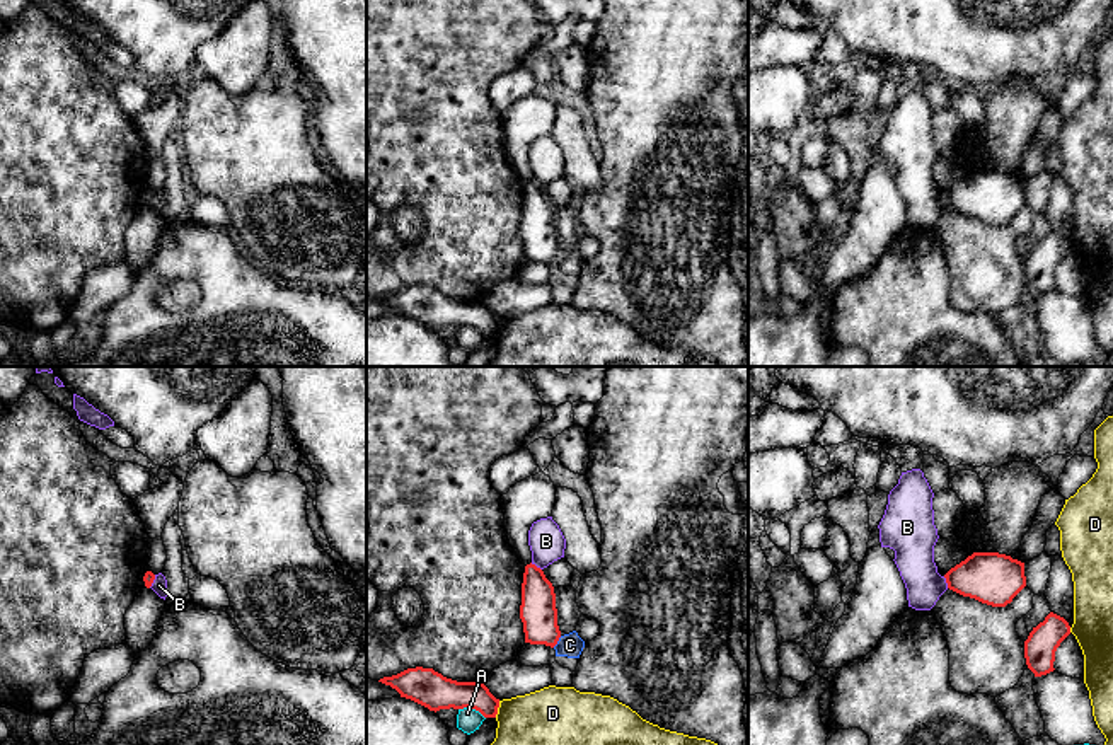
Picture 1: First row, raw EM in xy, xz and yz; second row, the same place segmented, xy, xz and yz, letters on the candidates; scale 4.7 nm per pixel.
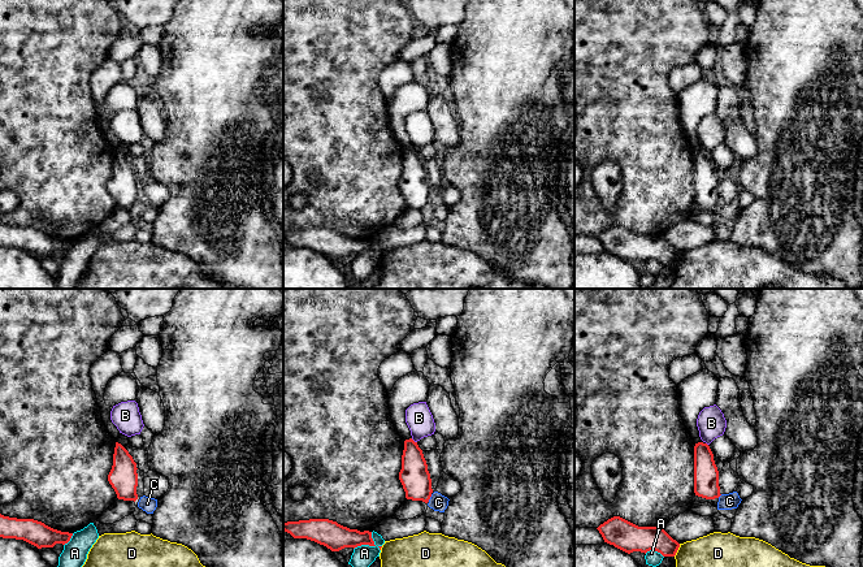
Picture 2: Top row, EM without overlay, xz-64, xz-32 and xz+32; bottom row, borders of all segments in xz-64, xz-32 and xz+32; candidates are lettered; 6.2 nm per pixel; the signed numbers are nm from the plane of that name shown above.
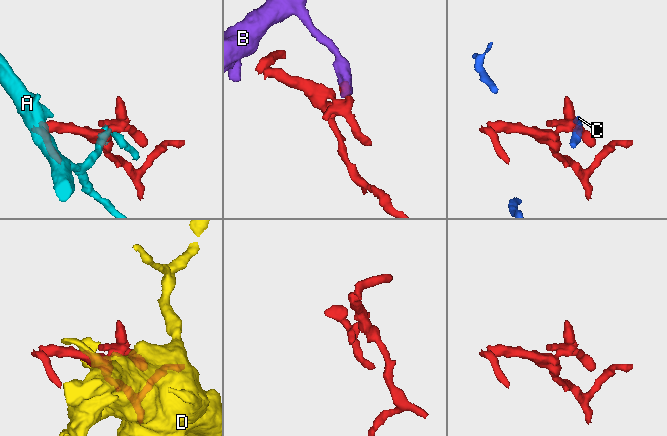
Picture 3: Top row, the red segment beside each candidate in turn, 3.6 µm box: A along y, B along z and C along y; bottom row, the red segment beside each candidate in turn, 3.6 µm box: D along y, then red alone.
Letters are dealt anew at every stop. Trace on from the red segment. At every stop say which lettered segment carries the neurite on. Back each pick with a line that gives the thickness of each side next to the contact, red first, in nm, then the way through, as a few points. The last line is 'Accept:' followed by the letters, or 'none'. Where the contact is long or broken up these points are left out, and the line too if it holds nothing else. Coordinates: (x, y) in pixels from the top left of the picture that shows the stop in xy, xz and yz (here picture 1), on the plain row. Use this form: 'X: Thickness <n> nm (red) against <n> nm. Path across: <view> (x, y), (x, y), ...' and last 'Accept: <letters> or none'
Accept: none

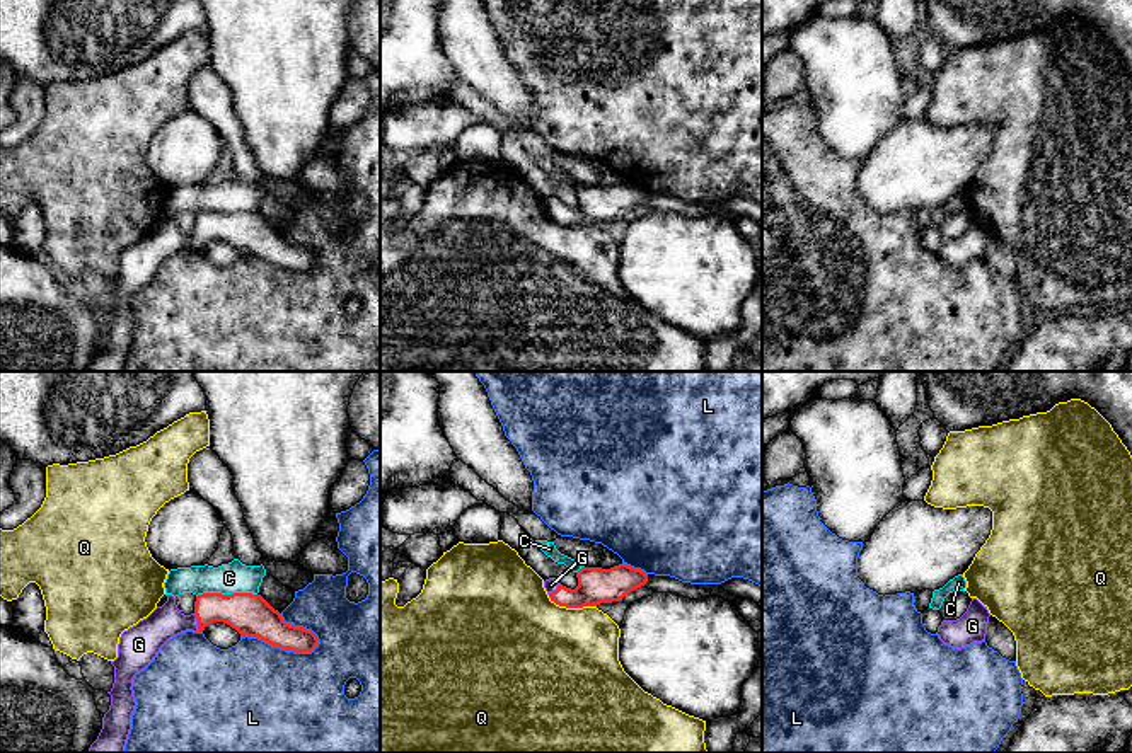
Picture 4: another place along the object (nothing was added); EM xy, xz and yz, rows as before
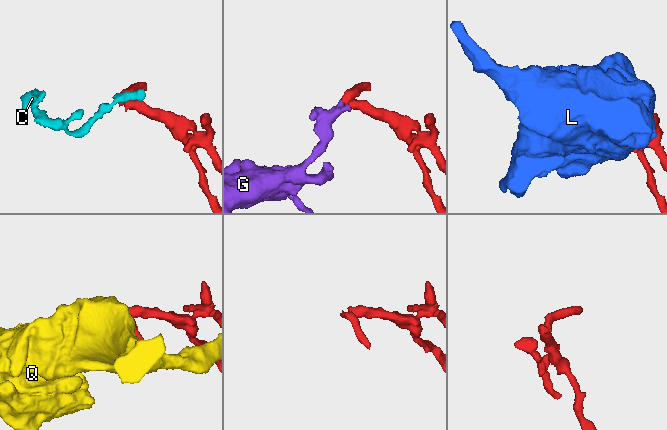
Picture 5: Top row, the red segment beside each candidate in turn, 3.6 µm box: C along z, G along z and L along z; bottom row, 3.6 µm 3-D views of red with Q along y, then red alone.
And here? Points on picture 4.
G: Thickness 190 nm (red) against 160 nm. Path across: xy (249, 232), (207, 232), (198, 241), (164, 241)
Accept: G

